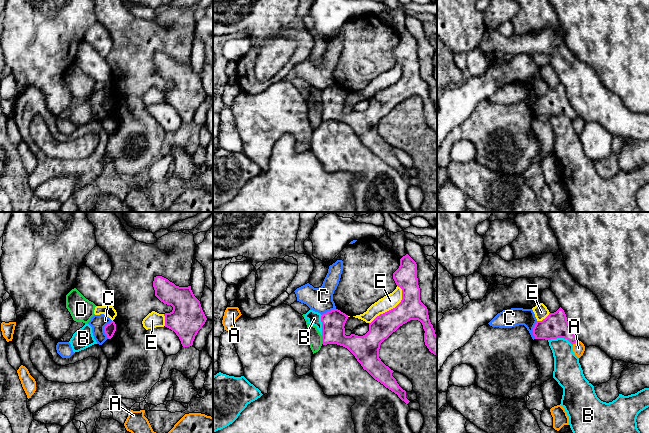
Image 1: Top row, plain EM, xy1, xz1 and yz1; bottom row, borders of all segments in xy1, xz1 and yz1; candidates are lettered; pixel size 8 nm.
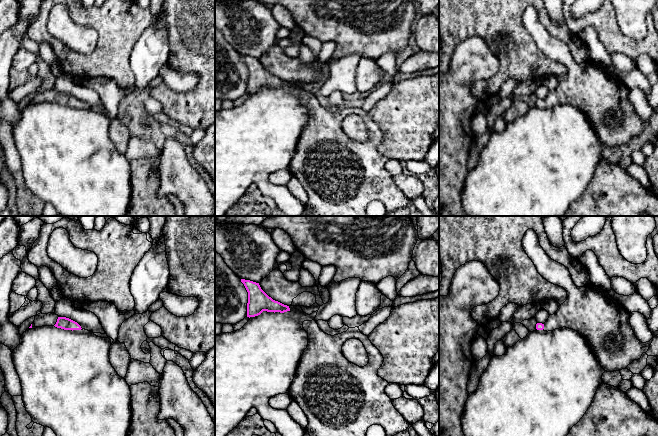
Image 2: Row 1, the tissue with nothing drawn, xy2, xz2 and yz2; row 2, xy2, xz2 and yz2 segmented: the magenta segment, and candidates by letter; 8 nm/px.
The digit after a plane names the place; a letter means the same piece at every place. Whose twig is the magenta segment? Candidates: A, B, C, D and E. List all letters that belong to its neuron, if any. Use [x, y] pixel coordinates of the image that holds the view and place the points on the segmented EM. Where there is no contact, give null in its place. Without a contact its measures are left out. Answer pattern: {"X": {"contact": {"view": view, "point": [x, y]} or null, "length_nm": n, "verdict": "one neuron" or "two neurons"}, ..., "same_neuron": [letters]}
{"A": {"contact": {"view": "yz1", "point": [574, 343]}, "length_nm": 60, "verdict": "two neurons"}, "B": {"contact": {"view": "yz1", "point": [560, 337]}, "length_nm": 200, "verdict": "two neurons"}, "C": {"contact": {"view": "xy1", "point": [104, 329]}, "length_nm": 160, "verdict": "two neurons"}, "D": {"contact": {"view": "xz1", "point": [322, 339]}, "length_nm": 70, "verdict": "two neurons"}, "E": {"contact": {"view": "xz1", "point": [393, 308]}, "length_nm": 380, "verdict": "two neurons"}, "same_neuron": []}

